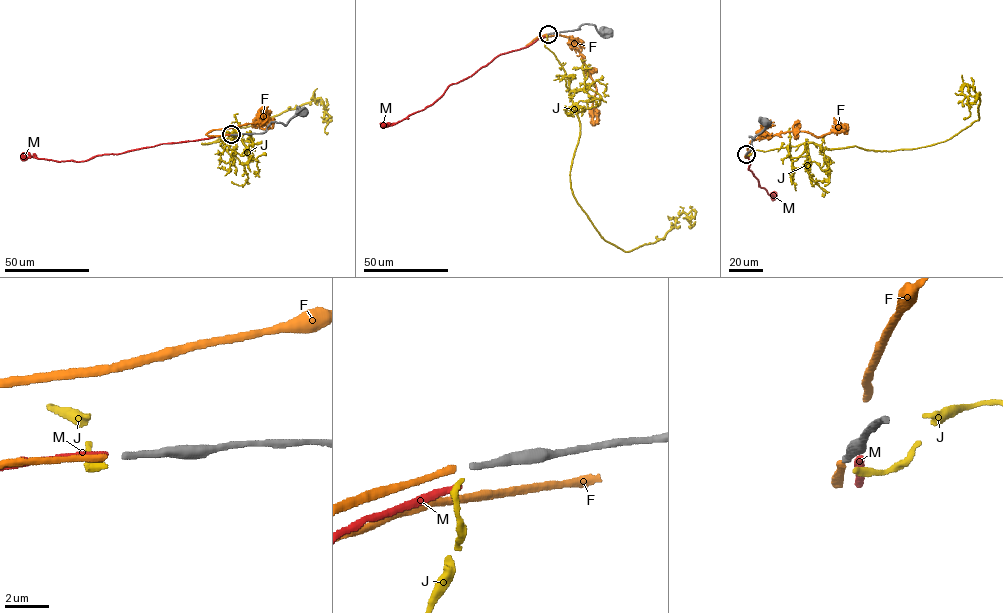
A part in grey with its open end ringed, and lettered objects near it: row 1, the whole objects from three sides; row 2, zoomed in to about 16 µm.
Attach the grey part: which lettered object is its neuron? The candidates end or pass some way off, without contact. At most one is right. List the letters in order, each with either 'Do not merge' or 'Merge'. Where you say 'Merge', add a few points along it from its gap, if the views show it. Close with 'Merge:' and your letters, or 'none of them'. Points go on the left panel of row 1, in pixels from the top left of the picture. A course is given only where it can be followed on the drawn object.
F: Merge. Its course: (230, 135), (207, 134), (265, 120), (265, 128), (257, 124), (262, 119), (261, 110)
J: Do not merge
M: Do not merge
Merge: F

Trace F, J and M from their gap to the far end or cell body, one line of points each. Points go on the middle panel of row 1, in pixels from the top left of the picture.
F: (546, 34), (527, 44), (555, 35), (569, 37), (596, 88), (592, 107), (598, 121), (591, 110)
J: (547, 35), (579, 122), (571, 187), (605, 241), (628, 252), (695, 210)
M: (547, 35), (525, 47), (498, 55), (471, 76), (450, 84), (424, 109), (393, 125), (383, 124)

